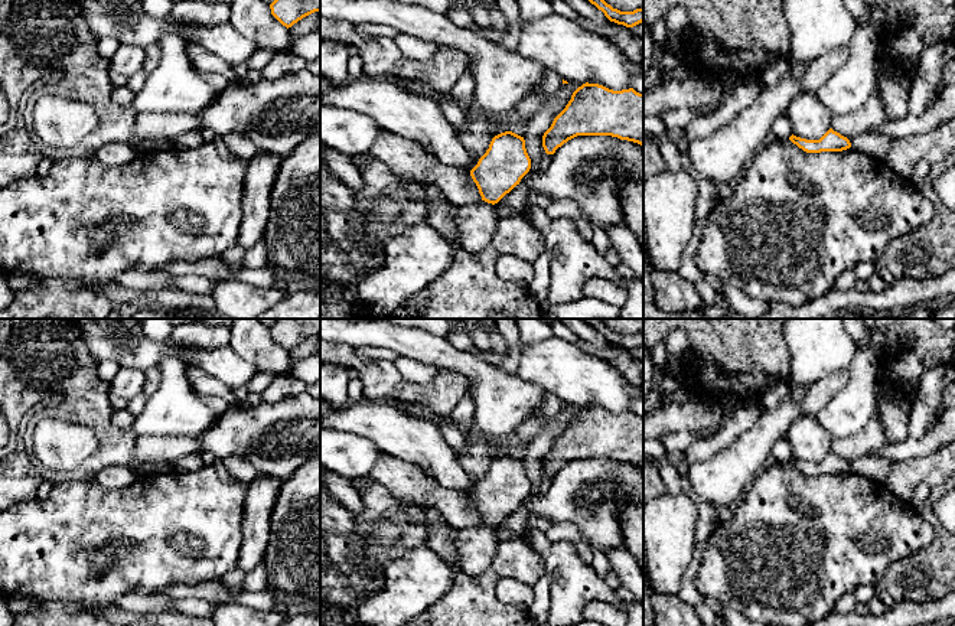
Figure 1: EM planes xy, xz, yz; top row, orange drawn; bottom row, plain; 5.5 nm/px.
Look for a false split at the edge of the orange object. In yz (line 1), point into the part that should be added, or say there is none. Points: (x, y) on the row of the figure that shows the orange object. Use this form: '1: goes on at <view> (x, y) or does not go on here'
1: does not go on here

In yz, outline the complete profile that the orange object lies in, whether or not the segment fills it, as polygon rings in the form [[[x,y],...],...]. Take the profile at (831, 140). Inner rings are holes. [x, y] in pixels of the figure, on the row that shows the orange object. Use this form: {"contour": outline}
{"contour": [[[829,128],[819,140],[806,140],[791,136],[789,140],[806,153],[842,151],[851,147],[847,137]]]}

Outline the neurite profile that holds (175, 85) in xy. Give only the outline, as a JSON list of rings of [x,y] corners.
[[[166,33],[159,46],[160,62],[149,72],[130,107],[137,113],[198,114],[216,100],[219,91],[192,66],[186,43],[179,36]]]

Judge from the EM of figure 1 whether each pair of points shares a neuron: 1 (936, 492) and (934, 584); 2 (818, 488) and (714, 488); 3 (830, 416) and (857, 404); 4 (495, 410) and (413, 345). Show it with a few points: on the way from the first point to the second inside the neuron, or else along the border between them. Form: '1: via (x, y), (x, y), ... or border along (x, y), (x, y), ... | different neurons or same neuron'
1: via (929, 515), (939, 528), (939, 561) | same neuron
2: border along (763, 469), (733, 507) | different neurons
3: via (837, 416), (843, 416), (850, 410) | same neuron
4: via (489, 385), (466, 364), (437, 352) | same neuron

